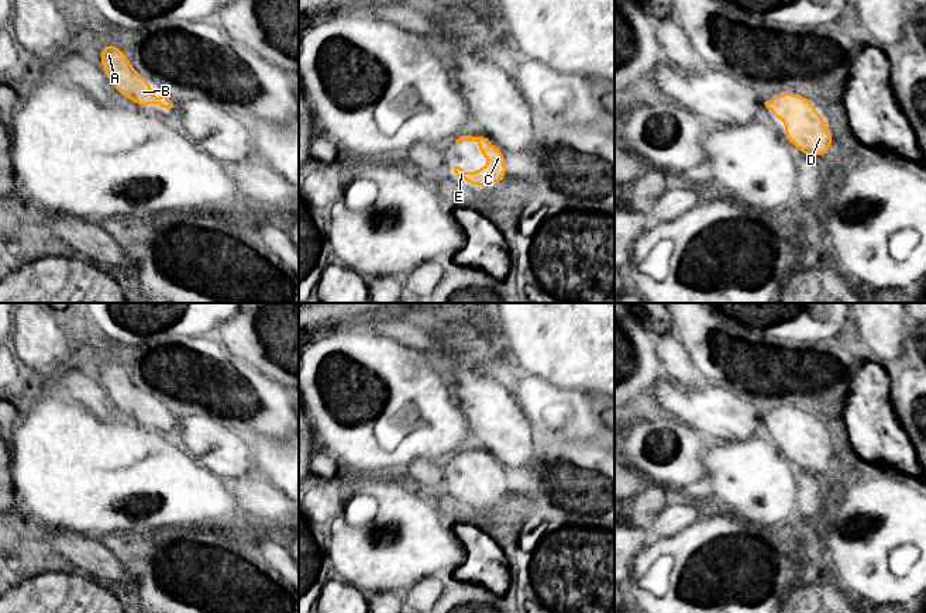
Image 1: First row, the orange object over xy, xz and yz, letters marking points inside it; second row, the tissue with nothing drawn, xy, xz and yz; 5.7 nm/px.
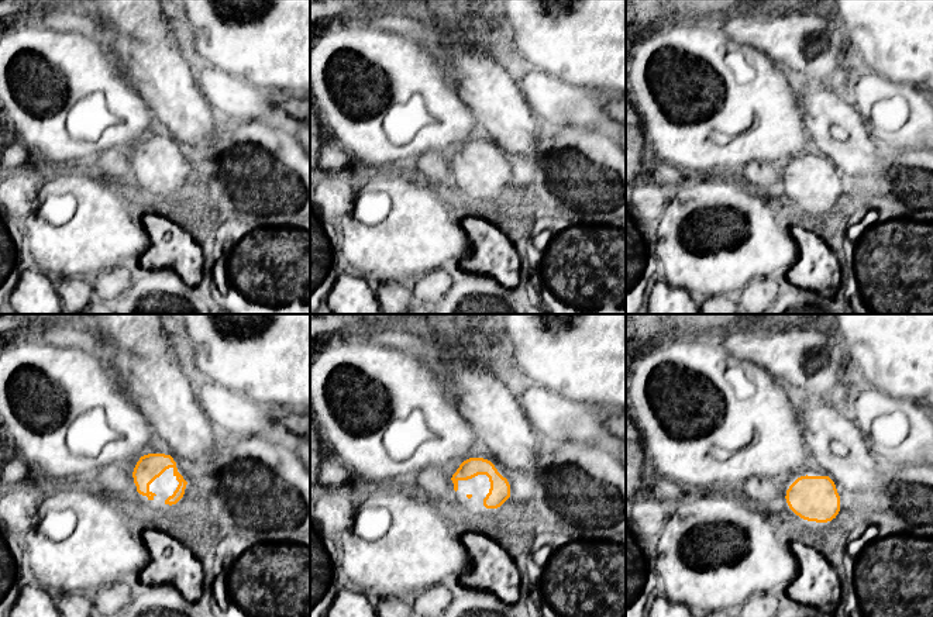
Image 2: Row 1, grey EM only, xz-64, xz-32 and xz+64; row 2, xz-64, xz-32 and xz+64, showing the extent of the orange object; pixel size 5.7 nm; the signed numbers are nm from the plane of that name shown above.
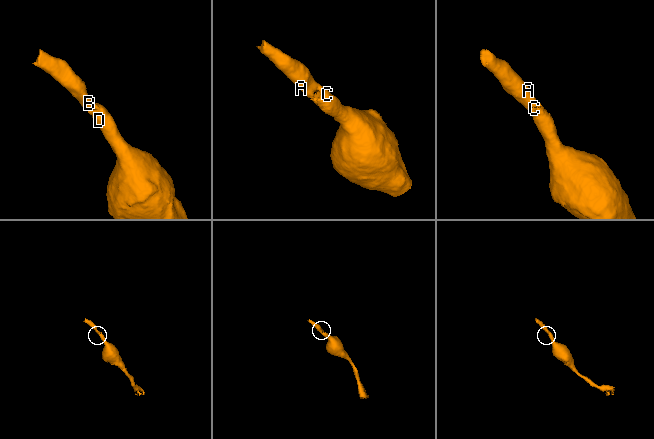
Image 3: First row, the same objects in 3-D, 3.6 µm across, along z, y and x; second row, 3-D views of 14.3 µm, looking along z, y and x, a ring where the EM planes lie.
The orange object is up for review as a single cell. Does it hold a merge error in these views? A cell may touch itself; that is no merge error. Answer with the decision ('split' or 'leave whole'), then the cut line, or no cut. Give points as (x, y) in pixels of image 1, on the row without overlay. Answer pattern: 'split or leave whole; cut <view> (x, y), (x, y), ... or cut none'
leave whole; cut none

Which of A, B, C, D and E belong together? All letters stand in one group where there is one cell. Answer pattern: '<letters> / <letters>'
A B C D E

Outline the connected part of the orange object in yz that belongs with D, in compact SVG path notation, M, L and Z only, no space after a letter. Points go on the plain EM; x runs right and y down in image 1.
M796 409L775 410L765 423L786 438L785 454L802 469L823 472L833 458L833 447L825 441L823 433L813 426L813 419Z

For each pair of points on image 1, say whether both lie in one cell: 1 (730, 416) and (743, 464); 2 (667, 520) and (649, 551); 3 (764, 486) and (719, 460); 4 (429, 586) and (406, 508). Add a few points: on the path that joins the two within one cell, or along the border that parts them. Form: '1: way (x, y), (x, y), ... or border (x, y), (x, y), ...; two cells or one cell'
1: border (754, 434), (729, 441); two cells
2: border (664, 536), (660, 539); two cells
3: way (753, 481), (730, 469); one cell
4: border (434, 577), (419, 579), (408, 589); two cells

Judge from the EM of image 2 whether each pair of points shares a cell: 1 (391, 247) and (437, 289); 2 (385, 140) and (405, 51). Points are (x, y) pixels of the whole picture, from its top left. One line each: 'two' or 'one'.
1: two
2: one

